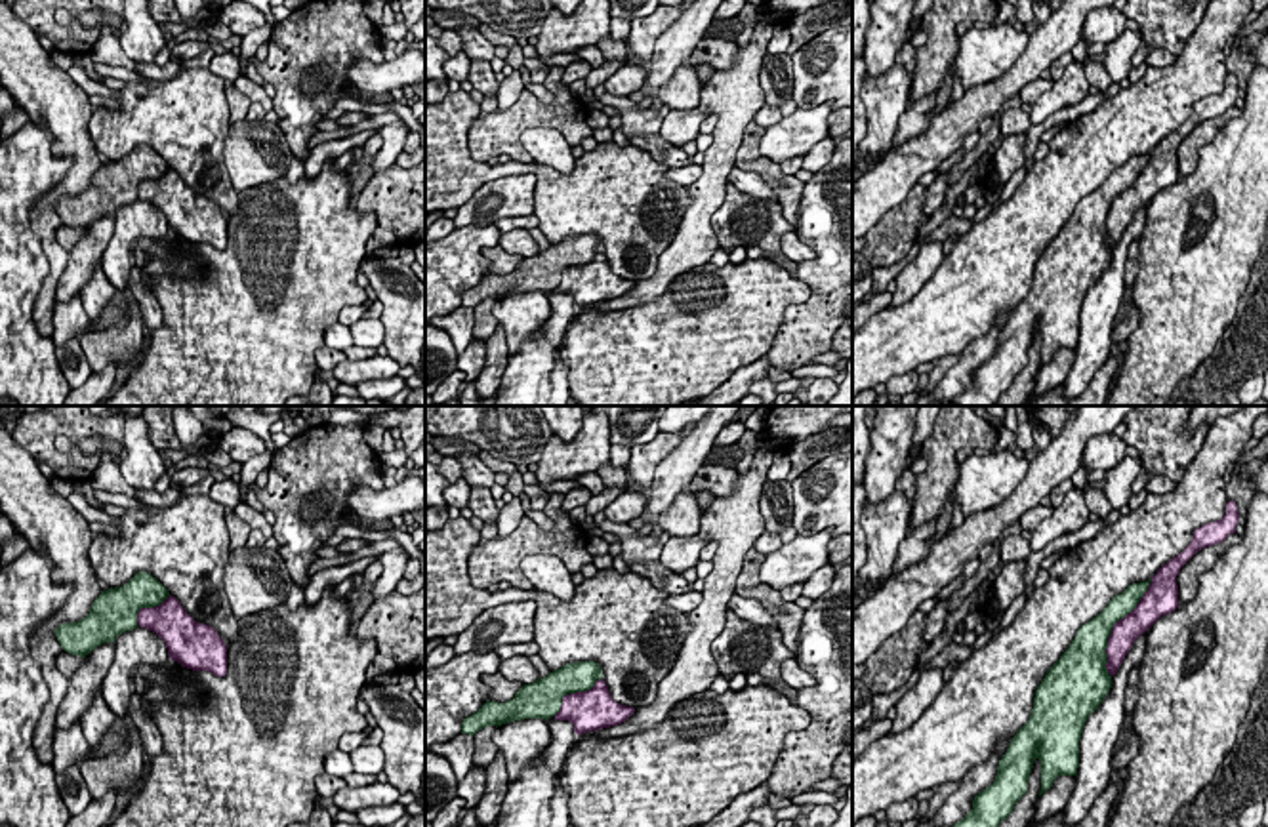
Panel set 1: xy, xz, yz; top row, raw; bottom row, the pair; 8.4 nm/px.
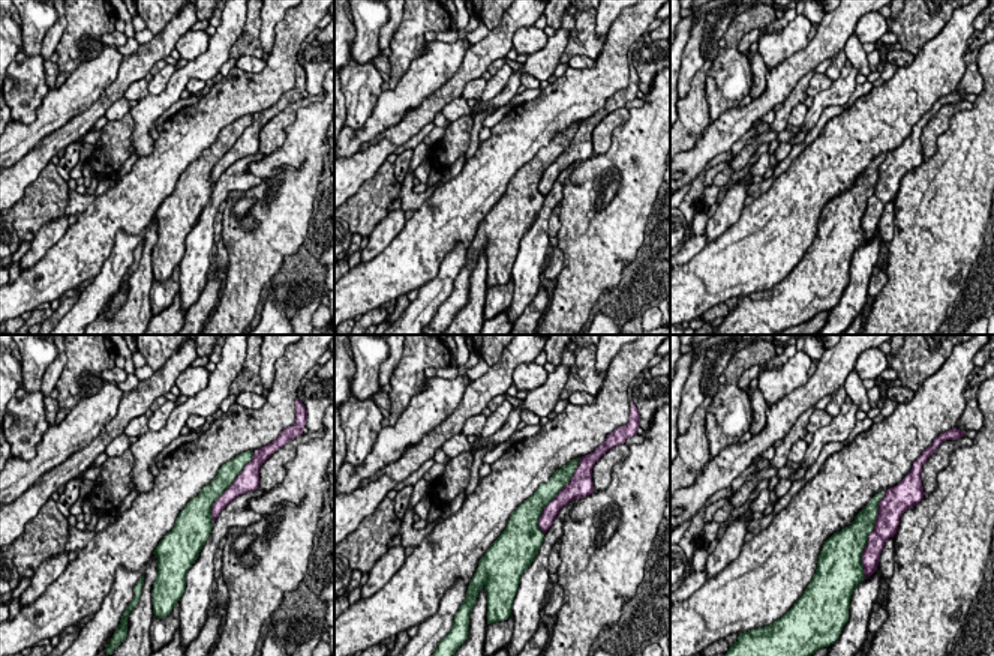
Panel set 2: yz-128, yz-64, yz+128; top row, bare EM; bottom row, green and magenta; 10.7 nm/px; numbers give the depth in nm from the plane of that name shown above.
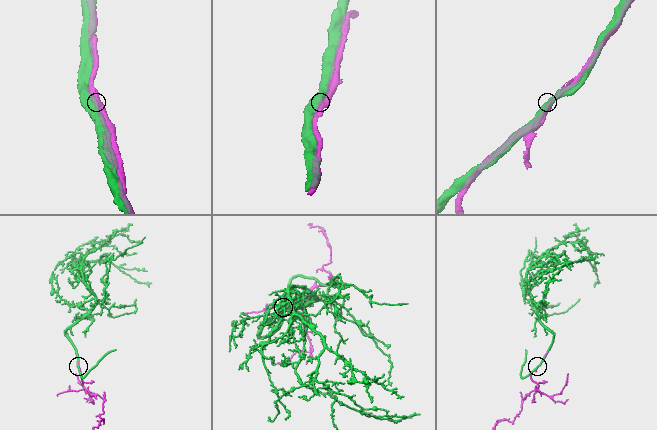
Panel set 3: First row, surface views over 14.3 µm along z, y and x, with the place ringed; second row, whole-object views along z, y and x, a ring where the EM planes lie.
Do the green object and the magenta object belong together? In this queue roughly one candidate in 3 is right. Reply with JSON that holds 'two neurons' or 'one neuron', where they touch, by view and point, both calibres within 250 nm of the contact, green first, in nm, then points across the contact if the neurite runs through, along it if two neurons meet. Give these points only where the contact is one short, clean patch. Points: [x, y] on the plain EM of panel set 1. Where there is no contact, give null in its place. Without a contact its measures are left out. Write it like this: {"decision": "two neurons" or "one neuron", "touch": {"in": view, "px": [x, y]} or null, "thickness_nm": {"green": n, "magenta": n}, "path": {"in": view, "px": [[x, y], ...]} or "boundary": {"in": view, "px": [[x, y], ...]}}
{"decision": "one neuron", "touch": {"in": "yz", "px": [1112, 201]}, "thickness_nm": {"green": 280, "magenta": 220}}

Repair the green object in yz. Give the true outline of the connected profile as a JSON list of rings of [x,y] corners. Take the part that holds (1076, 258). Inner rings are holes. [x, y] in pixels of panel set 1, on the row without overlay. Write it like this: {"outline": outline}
{"outline": [[[1228,74],[1226,88],[1197,101],[1192,116],[1152,152],[1129,158],[1096,191],[1081,198],[1070,221],[1037,259],[1030,293],[1011,313],[995,354],[974,370],[972,383],[953,398],[953,406],[995,406],[1028,366],[1035,333],[1041,335],[1039,370],[1058,349],[1077,349],[1085,295],[1108,269],[1112,250],[1133,215],[1161,189],[1178,181],[1180,141],[1203,120],[1236,107],[1237,95],[1237,78]]]}

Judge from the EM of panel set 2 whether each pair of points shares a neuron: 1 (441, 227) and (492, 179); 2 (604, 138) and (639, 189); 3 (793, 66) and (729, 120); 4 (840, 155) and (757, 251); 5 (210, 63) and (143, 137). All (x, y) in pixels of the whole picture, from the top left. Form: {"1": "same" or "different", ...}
{"1": "same", "2": "different", "3": "same", "4": "same", "5": "same"}

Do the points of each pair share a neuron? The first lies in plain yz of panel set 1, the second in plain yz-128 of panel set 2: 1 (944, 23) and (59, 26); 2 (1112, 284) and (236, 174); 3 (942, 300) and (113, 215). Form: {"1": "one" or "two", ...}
{"1": "two", "2": "one", "3": "one"}

